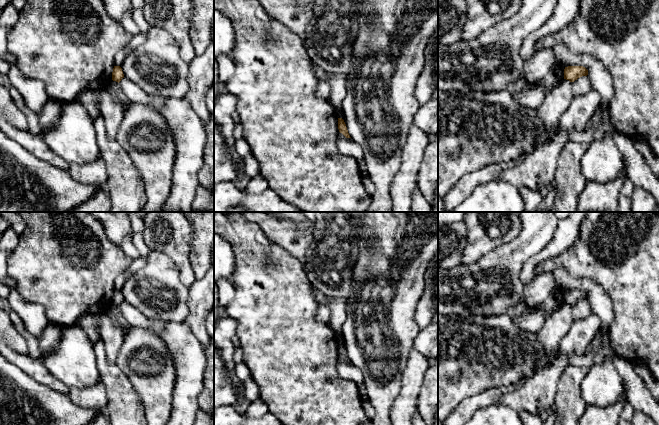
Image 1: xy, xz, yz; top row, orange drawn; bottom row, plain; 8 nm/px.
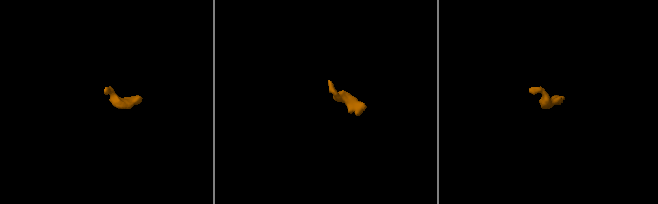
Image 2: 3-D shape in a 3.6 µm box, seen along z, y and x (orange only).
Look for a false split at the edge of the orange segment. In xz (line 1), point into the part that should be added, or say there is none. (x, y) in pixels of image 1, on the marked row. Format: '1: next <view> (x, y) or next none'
1: next none

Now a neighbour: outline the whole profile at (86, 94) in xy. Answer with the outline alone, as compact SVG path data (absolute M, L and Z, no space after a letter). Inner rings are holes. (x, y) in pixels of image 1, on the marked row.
M86 90L80 94L78 101L83 104L91 117L95 118L101 115L97 92Z

